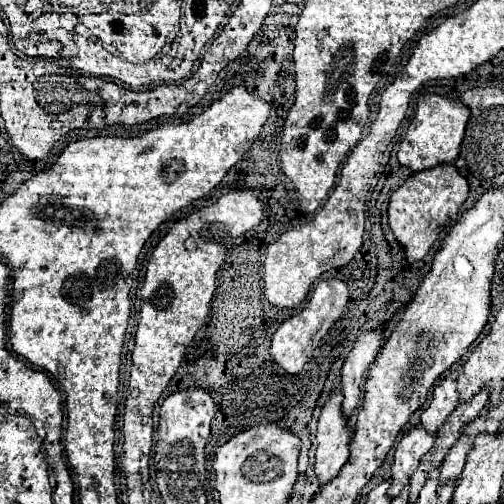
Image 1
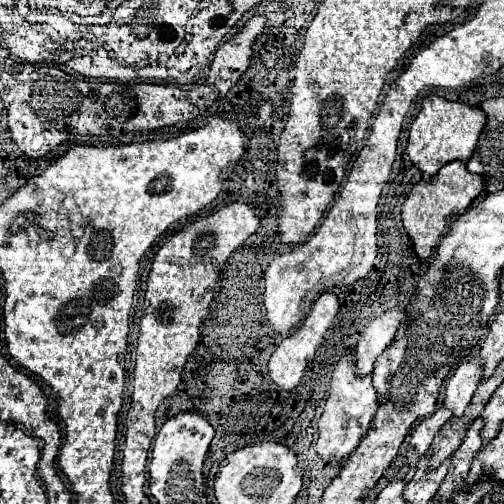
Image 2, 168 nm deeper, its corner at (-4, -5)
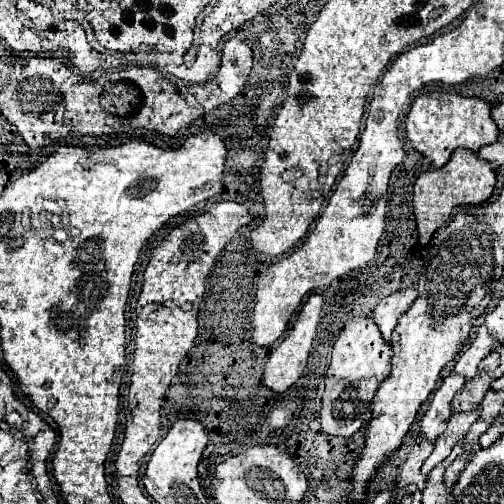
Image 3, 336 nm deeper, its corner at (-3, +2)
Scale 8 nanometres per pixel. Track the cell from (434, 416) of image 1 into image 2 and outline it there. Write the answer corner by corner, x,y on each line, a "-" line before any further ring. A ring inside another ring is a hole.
470,358
470,360
462,362
456,368
456,372
450,376
450,380
446,384
444,408
448,408
452,412
452,416
464,414
480,378
482,378
482,370
480,370
478,358

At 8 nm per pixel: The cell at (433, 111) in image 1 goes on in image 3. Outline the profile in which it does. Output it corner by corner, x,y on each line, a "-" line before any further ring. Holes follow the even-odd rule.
423,93
419,99
415,99
411,113
407,115
405,131
413,147
425,157
429,157
435,163
435,167
443,167
457,147
465,147
477,153
479,147
495,143
499,137
495,123
491,119
491,105
487,101
449,93
429,93
429,95

